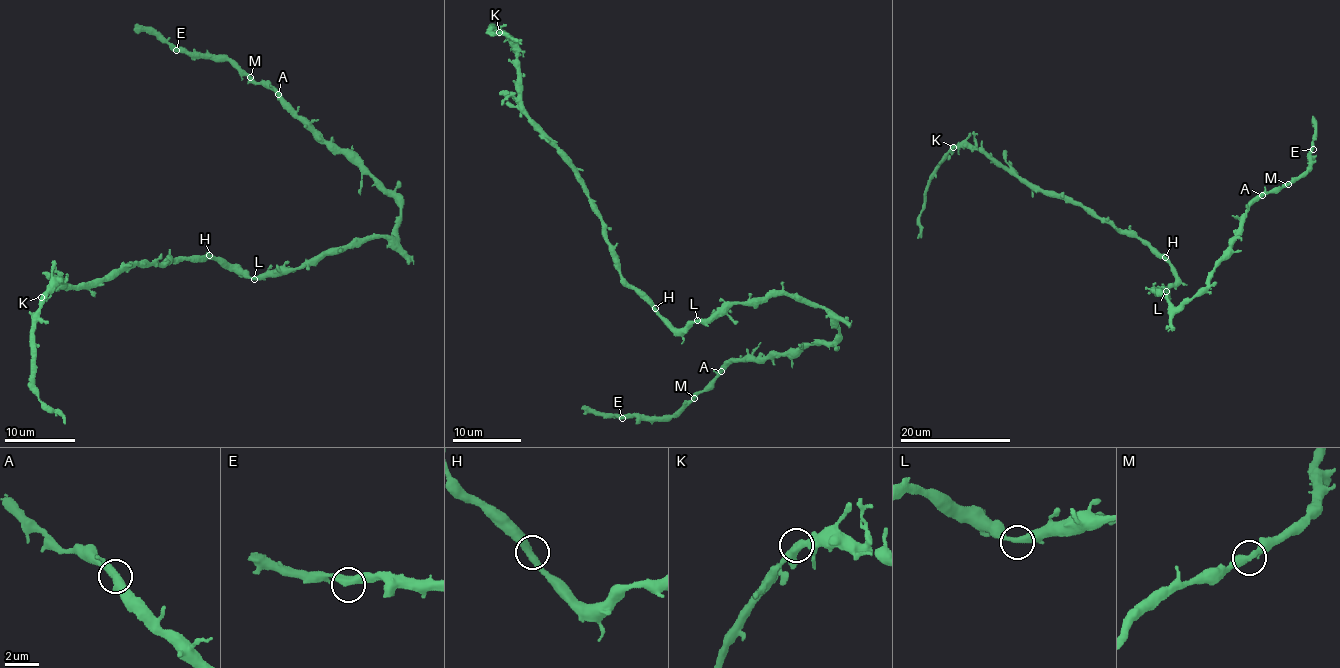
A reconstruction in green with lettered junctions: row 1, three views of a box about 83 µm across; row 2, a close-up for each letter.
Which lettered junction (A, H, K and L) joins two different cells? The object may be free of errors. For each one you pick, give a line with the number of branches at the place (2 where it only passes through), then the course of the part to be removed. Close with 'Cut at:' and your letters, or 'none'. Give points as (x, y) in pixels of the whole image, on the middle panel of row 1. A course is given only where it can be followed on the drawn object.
Cut at: none

